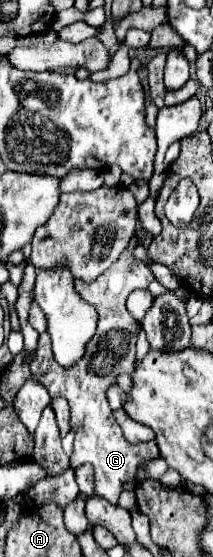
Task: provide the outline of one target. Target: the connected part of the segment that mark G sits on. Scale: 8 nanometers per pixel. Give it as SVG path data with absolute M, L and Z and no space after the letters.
M132 236L128 248L120 254L120 258L104 274L100 274L94 282L74 282L76 292L82 296L82 300L92 304L100 314L96 336L94 336L94 340L90 340L84 358L70 368L60 366L52 358L50 336L40 334L38 354L36 354L34 362L30 364L32 378L36 376L38 382L50 392L52 398L62 396L68 400L70 412L72 412L70 424L80 426L76 432L76 438L74 438L74 452L70 456L70 462L74 468L90 462L96 472L94 474L96 476L96 494L110 502L118 502L122 486L134 478L140 460L156 458L160 454L156 444L146 444L146 442L132 444L122 436L122 430L120 430L120 426L112 414L112 408L108 404L108 398L106 398L106 390L116 384L118 374L132 372L134 362L136 362L136 358L134 358L136 338L138 338L142 326L126 310L126 298L130 292L134 292L138 288L148 288L148 284L154 280L150 266L146 262L134 258L136 246L138 246L138 238Z

